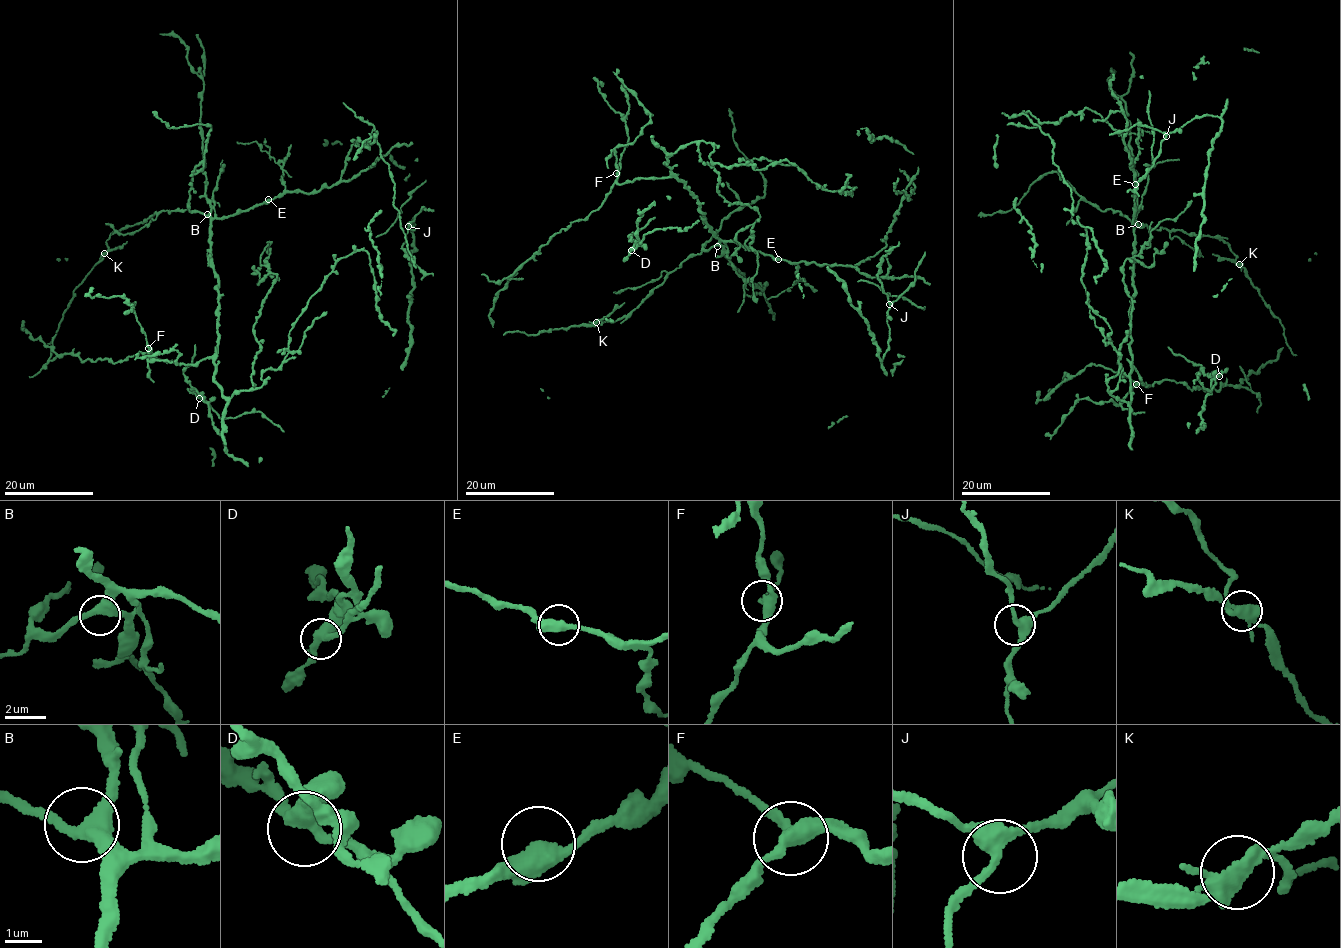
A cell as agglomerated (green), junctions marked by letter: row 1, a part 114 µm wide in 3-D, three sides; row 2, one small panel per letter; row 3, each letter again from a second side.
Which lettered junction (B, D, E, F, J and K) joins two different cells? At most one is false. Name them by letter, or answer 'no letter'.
K

